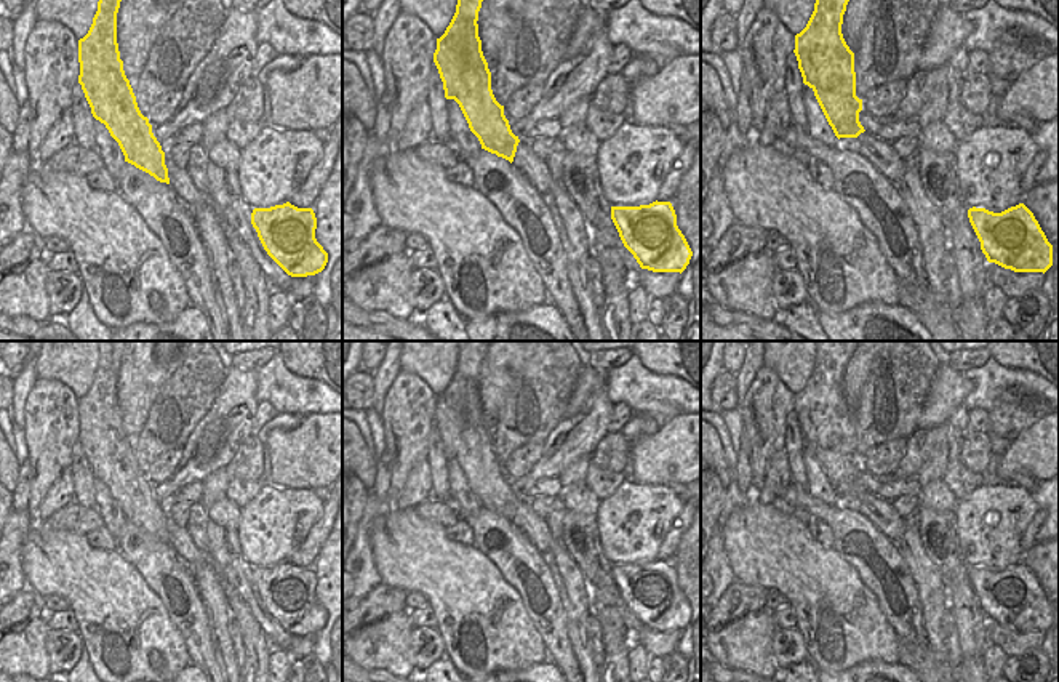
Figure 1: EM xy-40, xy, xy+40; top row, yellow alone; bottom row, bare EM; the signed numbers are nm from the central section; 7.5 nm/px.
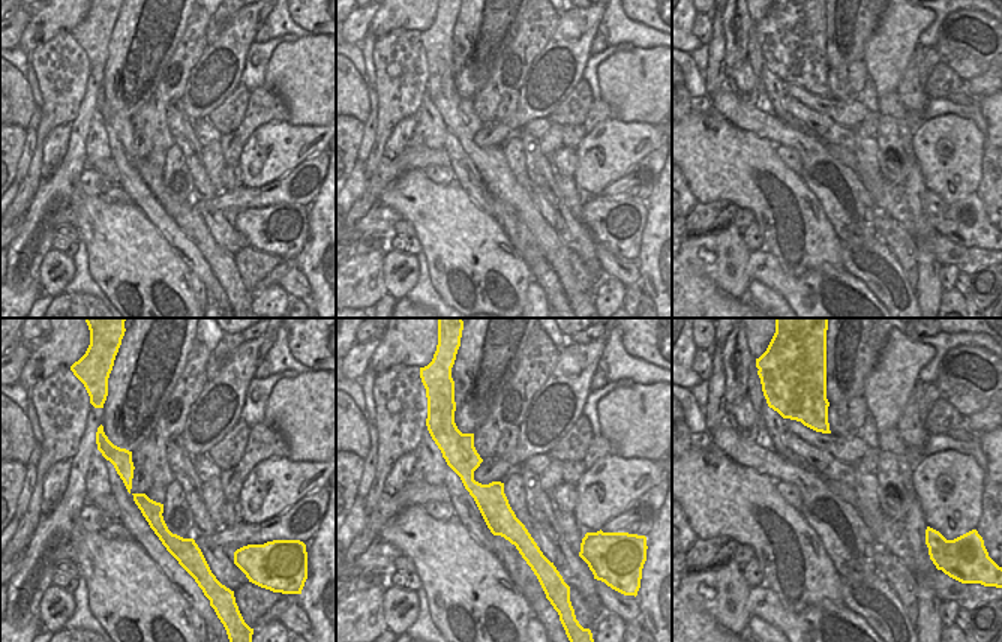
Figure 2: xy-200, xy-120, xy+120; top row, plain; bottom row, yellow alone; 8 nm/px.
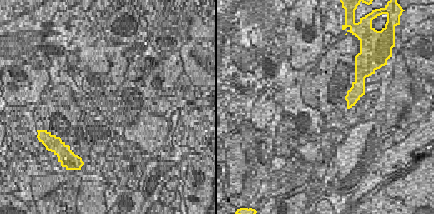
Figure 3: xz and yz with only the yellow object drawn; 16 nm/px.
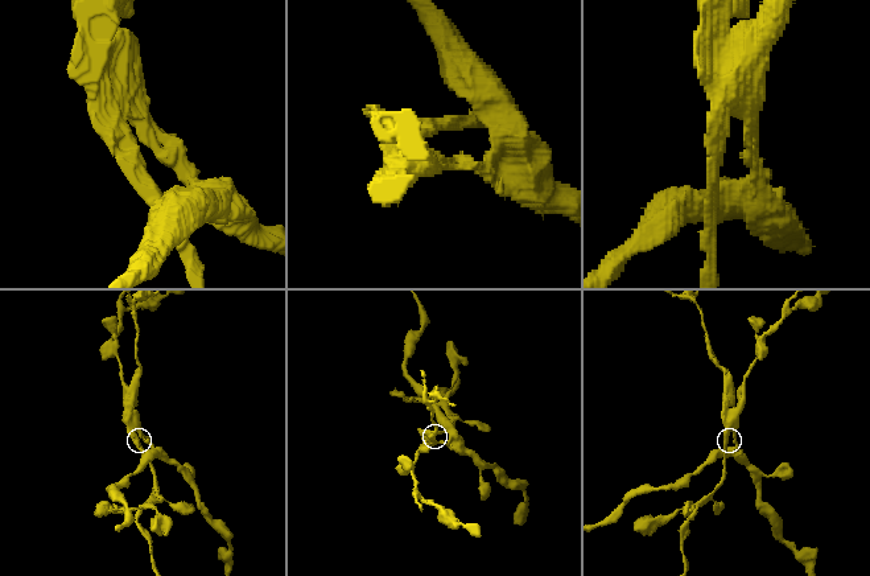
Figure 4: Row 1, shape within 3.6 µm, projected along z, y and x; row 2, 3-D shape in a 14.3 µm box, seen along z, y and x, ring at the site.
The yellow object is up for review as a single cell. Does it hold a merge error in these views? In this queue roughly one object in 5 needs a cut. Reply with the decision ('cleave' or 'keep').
cleave

